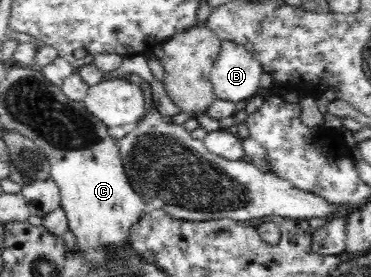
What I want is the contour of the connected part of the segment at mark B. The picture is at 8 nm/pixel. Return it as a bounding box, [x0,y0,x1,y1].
[210,43,263,104]

